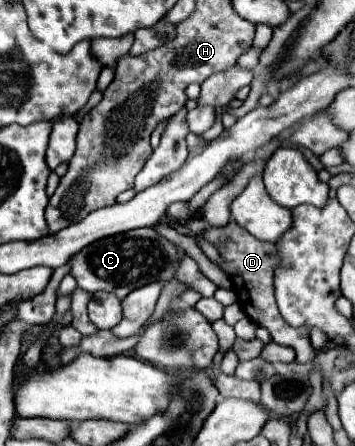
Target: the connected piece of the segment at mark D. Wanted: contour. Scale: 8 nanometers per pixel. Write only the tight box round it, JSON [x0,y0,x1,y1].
[199,221,315,363]

